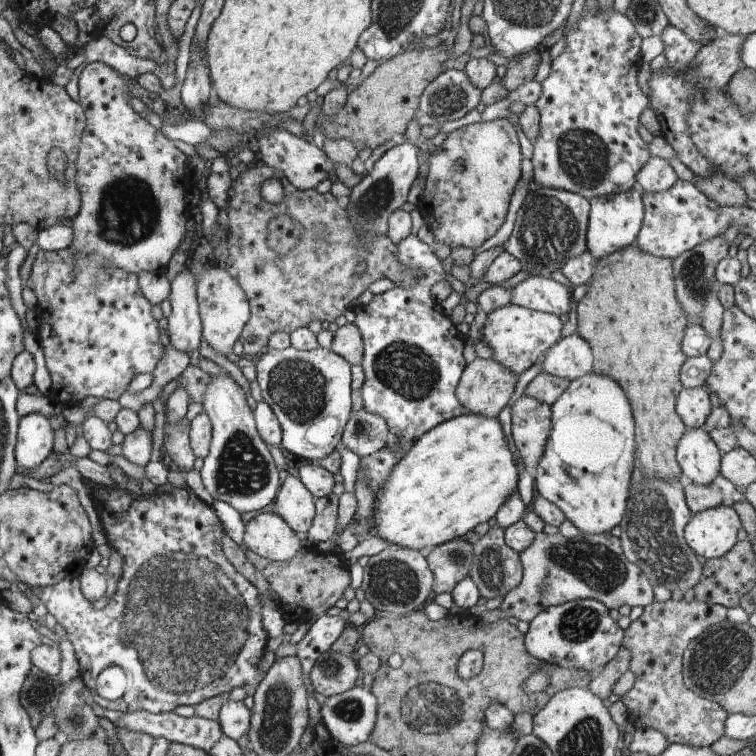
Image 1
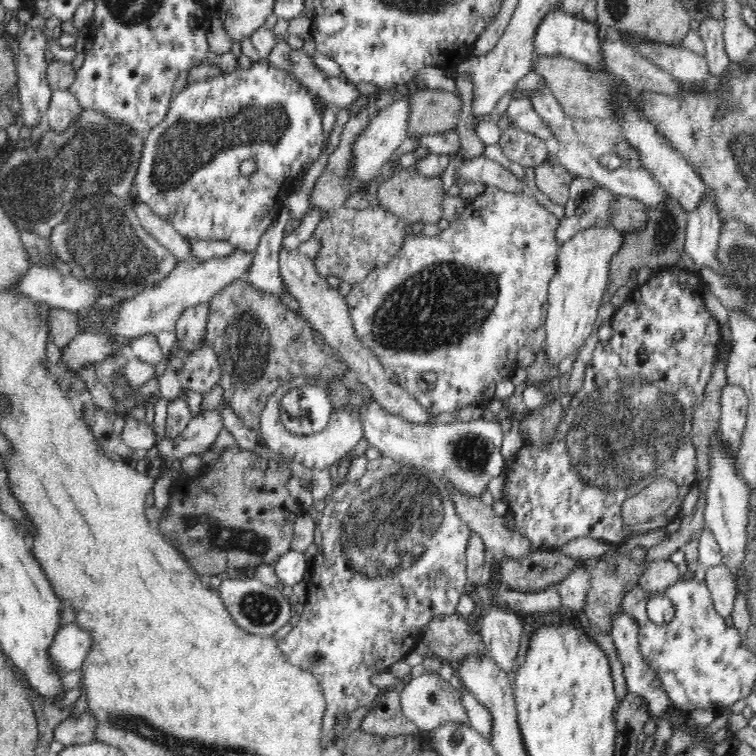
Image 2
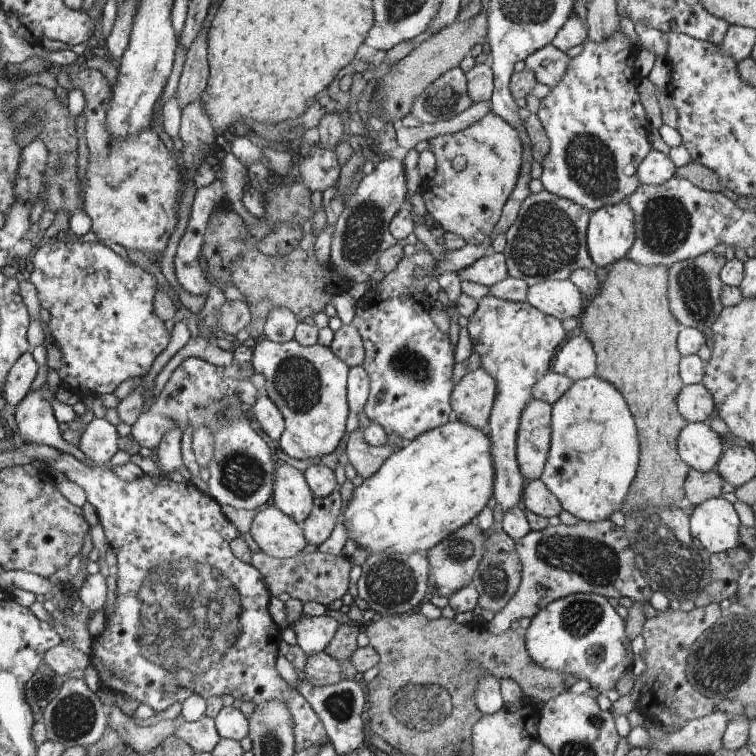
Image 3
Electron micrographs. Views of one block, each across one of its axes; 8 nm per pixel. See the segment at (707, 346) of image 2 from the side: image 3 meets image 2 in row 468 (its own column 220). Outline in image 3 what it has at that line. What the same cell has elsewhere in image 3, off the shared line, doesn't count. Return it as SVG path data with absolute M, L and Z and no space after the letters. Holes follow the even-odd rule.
M62 452L59 456L56 454L55 459L49 466L56 471L64 473L69 480L76 482L85 490L87 500L96 508L99 522L104 528L108 544L117 558L116 569L118 578L115 615L110 624L106 622L105 631L95 638L93 651L89 655L90 664L94 665L94 668L98 671L102 685L110 688L110 690L115 690L116 693L131 694L132 697L141 703L148 704L155 711L162 710L162 712L166 712L166 708L172 706L175 702L184 702L192 695L200 695L202 698L207 699L211 696L220 697L232 694L232 696L240 698L243 702L252 702L255 706L258 706L260 703L264 704L266 701L280 701L288 707L292 715L296 753L305 748L313 747L315 744L326 744L328 742L328 733L325 731L325 725L322 724L320 717L314 712L312 705L301 692L298 692L298 689L288 684L276 672L276 654L278 654L278 646L280 646L282 638L280 638L278 626L274 624L274 620L272 620L272 616L268 612L268 604L271 604L271 592L268 592L269 588L264 586L261 571L254 565L240 560L233 552L232 541L240 534L236 527L224 518L224 514L222 514L220 506L218 506L219 502L212 500L208 493L202 494L200 490L196 490L192 486L192 482L186 481L176 484L171 479L168 480L166 475L162 478L162 475L148 476L146 474L130 482L120 479L107 465L90 466L78 460L72 453Z

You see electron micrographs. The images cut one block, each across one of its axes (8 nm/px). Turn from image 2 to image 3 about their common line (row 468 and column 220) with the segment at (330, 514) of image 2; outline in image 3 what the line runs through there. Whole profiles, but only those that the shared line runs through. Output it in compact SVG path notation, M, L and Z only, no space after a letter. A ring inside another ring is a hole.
M196 357L183 360L182 364L172 372L150 410L142 413L131 426L132 436L141 447L146 446L151 450L156 448L169 430L172 430L177 424L182 432L187 426L192 426L194 430L208 427L214 437L220 430L222 417L228 414L228 409L232 410L232 408L242 406L238 392L236 392L240 380L250 378L255 373L251 361L239 363L234 359L228 366L215 367Z

